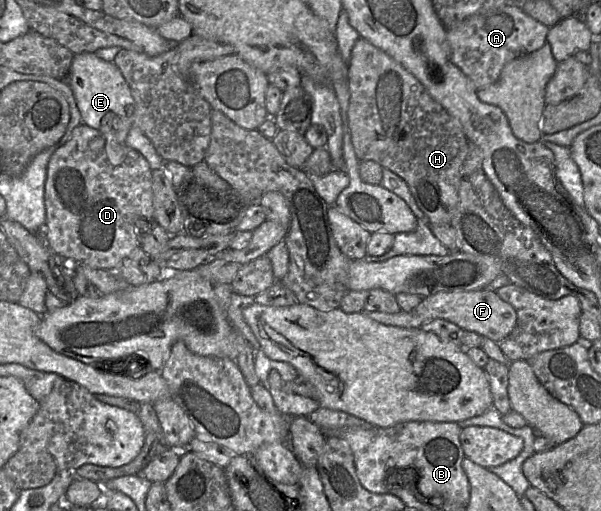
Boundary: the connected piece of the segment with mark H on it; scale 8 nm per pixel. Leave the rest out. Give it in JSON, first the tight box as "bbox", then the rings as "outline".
{"bbox":[348,37,469,224],"outline":[[[362,37],[356,41],[351,52],[348,86],[348,124],[358,159],[375,161],[405,180],[430,224],[451,224],[459,202],[461,169],[469,151],[469,141],[460,123],[430,96],[413,74]]]}

